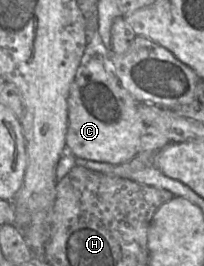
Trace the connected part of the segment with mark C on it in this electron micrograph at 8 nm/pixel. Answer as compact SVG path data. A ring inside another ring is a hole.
M94 55L83 62L79 67L72 83L68 98L68 129L66 134L66 147L77 157L96 162L121 165L131 161L140 152L141 137L146 128L138 110L138 102L120 84L113 73L111 61L99 55Z

